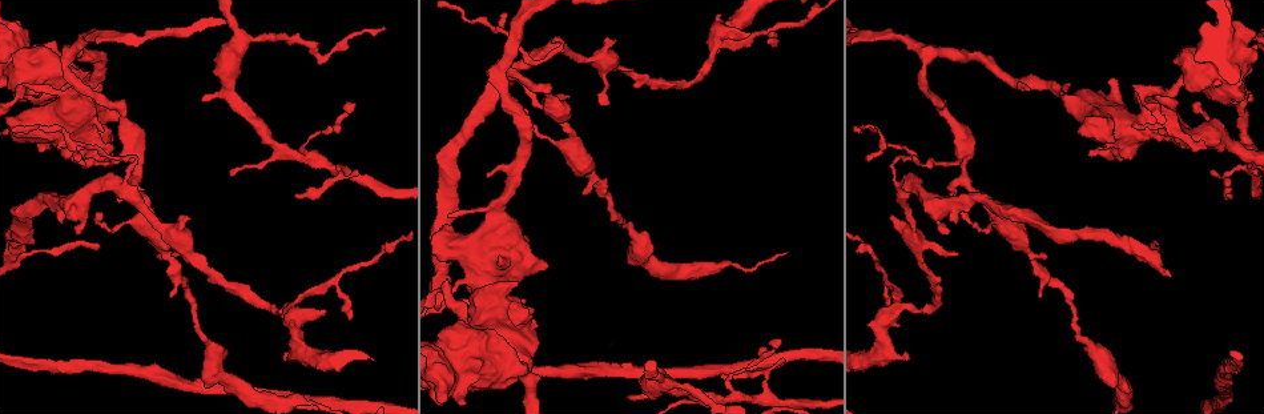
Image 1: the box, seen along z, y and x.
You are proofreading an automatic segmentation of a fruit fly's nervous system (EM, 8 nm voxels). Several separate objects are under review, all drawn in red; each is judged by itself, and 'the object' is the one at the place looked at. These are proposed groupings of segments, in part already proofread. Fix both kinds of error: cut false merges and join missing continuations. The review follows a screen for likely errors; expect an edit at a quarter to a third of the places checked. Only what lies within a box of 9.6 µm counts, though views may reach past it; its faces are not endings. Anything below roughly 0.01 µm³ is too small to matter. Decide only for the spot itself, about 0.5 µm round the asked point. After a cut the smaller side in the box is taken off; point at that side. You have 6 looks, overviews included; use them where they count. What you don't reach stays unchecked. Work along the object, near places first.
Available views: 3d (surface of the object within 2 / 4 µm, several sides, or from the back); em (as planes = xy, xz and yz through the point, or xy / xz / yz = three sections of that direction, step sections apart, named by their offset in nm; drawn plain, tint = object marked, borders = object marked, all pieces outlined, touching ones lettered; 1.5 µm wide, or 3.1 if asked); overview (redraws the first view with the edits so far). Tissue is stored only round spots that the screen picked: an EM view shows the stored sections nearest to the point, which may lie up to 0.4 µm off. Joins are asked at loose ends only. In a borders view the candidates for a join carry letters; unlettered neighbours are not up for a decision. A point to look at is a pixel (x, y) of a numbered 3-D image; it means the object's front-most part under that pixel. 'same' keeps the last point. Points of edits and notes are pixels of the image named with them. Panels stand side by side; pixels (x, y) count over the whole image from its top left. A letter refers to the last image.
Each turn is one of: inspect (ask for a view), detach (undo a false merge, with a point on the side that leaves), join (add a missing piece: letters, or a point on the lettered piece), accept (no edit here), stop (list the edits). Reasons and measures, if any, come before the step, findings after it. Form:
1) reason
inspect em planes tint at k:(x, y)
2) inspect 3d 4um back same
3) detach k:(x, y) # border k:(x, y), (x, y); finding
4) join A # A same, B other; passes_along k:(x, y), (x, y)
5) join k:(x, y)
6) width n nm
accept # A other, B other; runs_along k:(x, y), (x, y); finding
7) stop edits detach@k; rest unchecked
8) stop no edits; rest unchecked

abrupt turn
inspect 3d 2um at 1:(19, 93)

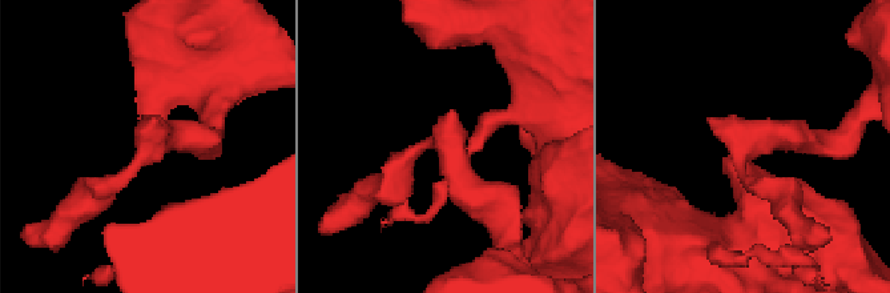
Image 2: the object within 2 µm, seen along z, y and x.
arm_widths 190, 190 nm
inspect em planes tint at 2:(736, 152)

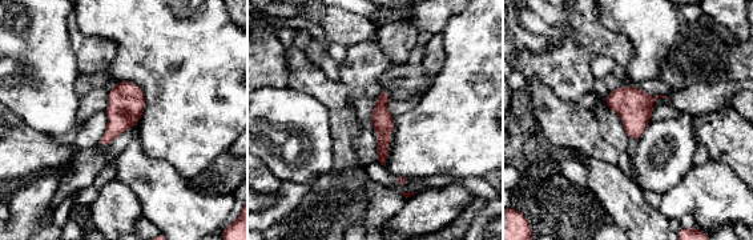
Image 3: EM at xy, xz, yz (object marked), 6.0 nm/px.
see the neighbours
inspect em planes borders same

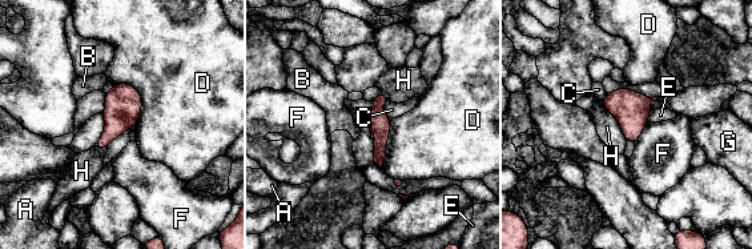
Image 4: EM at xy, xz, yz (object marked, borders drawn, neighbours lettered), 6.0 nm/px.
width 220 nm
accept # A other, B other, C other, D other, E other, F other, G other, H other; border 4:(600, 101), (615, 117), (627, 140); continuous, no second cell

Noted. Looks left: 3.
inspect 3d 2um at 1:(204, 101)

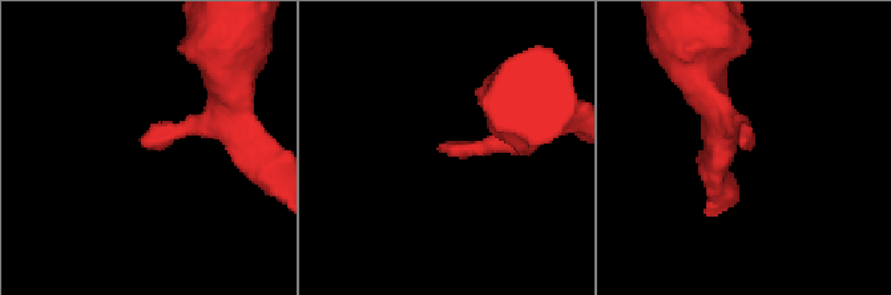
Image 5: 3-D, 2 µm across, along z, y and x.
now the EM
inspect em planes borders at 5:(446, 143)

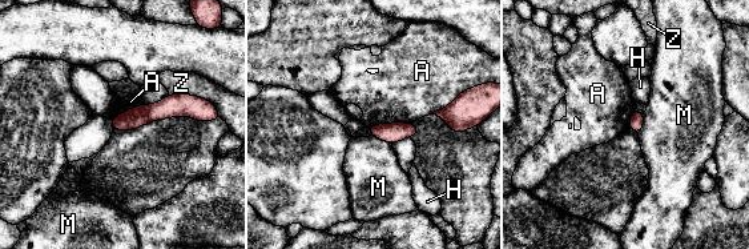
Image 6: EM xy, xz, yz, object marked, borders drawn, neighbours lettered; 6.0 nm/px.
longest_contact A 260 nm
accept # A other, H other, M other, Z other; none of them fits

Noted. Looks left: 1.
stop no edits; rest unchecked

